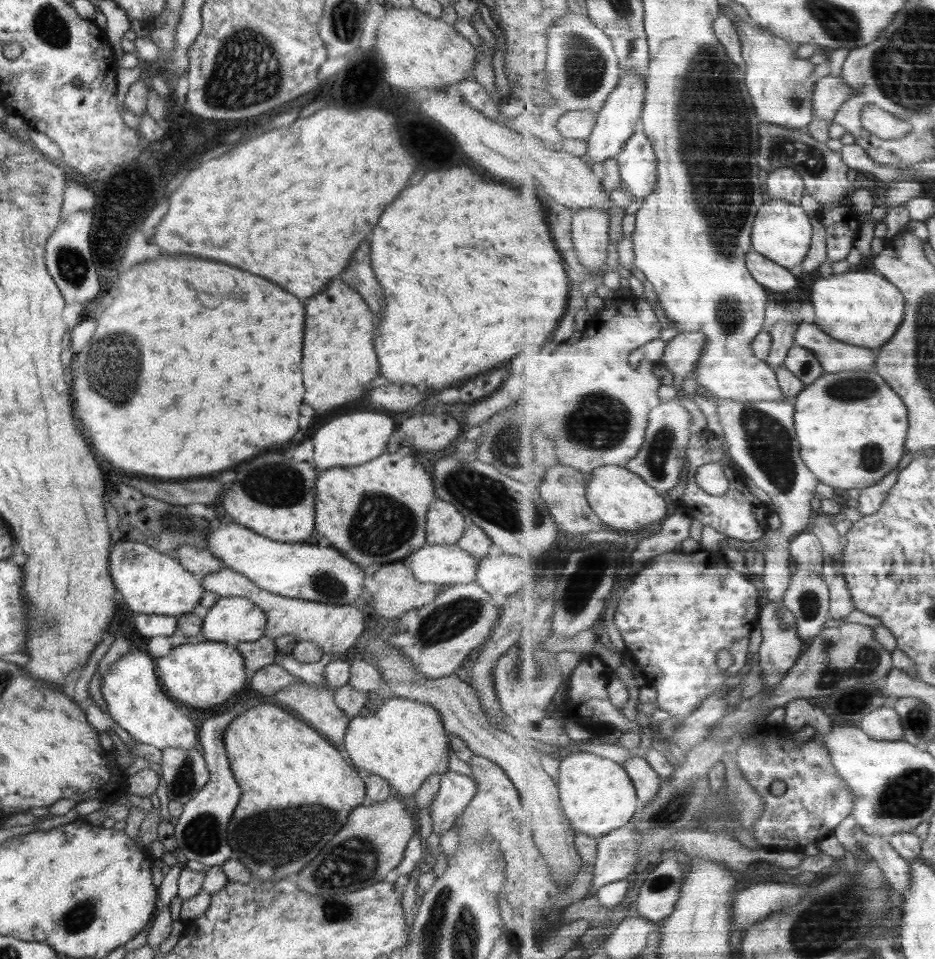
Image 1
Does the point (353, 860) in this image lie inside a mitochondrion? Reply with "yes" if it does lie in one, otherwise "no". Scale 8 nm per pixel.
yes

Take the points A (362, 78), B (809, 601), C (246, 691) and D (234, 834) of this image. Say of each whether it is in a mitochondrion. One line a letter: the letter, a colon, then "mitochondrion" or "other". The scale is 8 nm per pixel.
A: other
B: mitochondrion
C: other
D: mitochondrion

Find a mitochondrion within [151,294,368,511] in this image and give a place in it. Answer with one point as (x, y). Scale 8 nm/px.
(291, 489)

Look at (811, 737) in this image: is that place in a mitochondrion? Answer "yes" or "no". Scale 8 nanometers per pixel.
no

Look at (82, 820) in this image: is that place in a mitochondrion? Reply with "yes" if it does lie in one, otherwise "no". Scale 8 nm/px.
no

